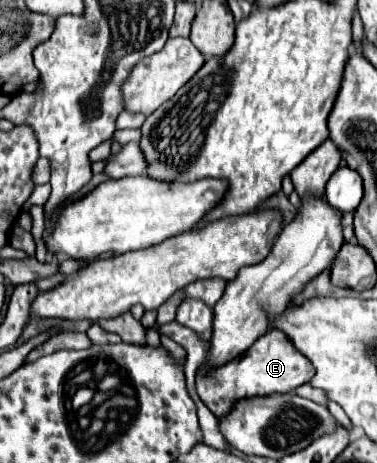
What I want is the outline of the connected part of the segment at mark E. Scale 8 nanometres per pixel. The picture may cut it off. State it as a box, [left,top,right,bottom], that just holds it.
[197,332,315,418]

